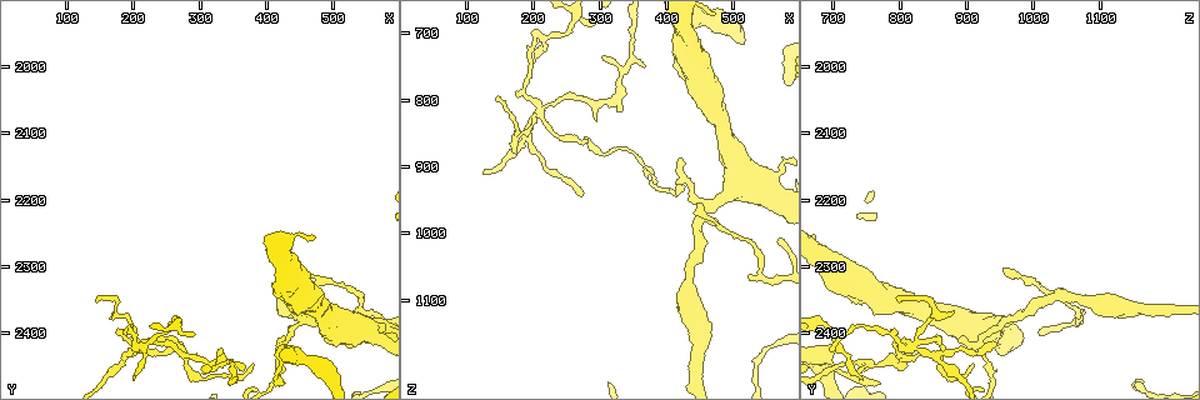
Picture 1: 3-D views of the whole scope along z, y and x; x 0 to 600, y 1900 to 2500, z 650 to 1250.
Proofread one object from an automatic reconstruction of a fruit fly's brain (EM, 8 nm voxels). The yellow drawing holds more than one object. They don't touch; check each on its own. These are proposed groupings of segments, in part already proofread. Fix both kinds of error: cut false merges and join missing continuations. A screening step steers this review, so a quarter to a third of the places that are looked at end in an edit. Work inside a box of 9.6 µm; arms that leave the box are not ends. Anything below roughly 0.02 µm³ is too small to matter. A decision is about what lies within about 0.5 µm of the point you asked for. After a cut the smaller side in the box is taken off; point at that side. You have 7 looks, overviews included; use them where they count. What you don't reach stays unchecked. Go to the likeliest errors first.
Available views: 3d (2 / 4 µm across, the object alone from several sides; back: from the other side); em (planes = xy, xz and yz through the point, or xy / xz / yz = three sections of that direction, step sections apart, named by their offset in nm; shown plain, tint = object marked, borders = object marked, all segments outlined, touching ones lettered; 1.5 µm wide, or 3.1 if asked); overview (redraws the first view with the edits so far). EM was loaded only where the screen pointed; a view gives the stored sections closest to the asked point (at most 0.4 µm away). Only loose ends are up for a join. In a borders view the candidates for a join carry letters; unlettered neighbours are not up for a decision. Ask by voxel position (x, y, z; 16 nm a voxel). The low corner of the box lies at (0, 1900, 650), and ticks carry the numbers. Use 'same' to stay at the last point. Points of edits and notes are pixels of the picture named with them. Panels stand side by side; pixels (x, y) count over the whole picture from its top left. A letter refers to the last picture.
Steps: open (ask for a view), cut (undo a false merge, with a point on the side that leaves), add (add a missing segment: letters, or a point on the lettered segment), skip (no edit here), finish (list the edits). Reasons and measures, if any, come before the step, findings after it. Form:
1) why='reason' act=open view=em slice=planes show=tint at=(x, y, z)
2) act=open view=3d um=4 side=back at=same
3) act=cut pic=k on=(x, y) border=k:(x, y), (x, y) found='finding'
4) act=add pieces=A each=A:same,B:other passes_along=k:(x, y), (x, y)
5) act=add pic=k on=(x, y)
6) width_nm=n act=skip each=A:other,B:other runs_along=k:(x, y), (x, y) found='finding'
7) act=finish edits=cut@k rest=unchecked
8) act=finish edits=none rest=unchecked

why='arms part here' act=open view=3d um=2 at=(210, 2415, 815)

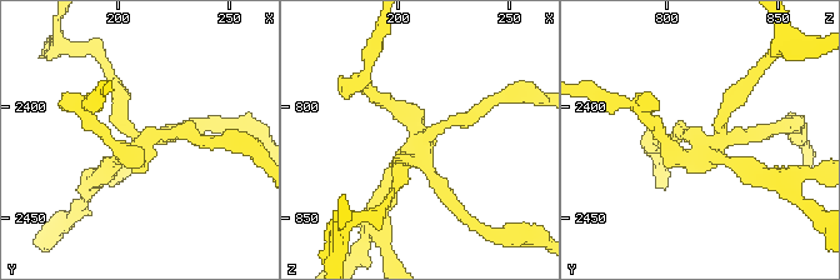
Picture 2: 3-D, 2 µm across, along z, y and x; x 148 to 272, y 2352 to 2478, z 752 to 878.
why='need the tissue' act=open view=em slice=planes show=borders at=(211, 2418, 813)

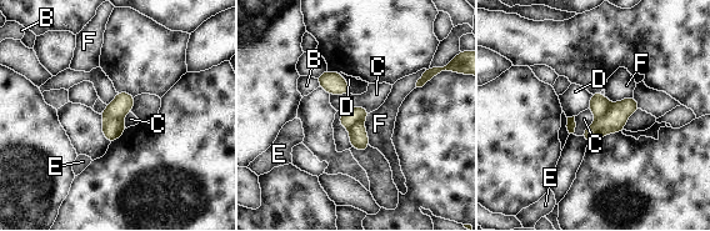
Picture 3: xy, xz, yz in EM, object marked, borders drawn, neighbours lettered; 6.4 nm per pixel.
width_nm=140 act=cut pic=3 on=(614, 121) each=B:other,C:other,D:other,E:other,F:other border=3:(611, 105), (603, 116), (596, 119) found='a second neuron is stuck on'

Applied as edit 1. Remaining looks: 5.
why='tapers out' act=open view=3d um=2 at=(420, 2415, 890)

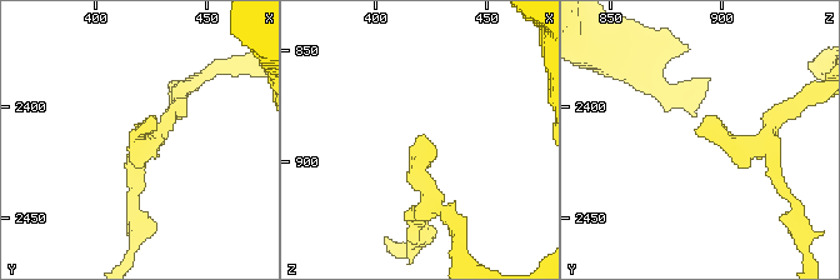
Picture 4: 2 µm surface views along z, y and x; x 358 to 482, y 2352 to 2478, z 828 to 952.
act=open view=em slice=planes show=plain at=(420, 2411, 889)

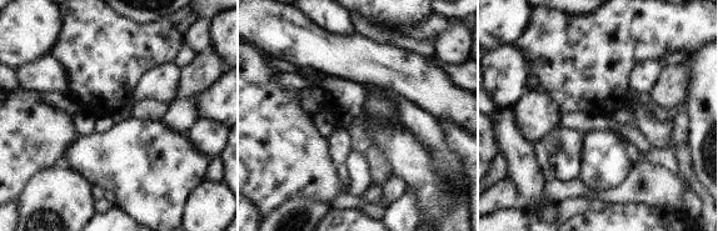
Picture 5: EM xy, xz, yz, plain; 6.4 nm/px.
act=open view=em slice=planes show=borders at=same

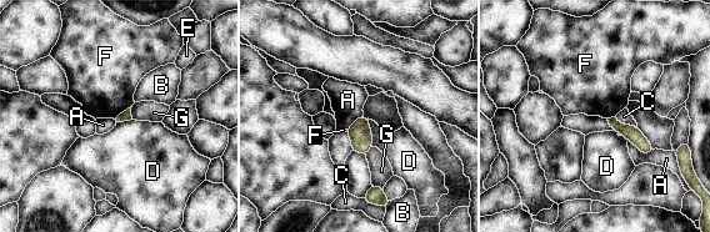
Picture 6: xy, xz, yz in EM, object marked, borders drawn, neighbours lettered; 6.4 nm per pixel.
act=skip each=A:other,B:other,C:other,D:other,E:other,F:other,G:other border=6:(628, 140), (644, 154), (655, 149) found='no lettered segment goes on from it'

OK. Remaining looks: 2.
act=finish edits=cut@3 rest=unchecked

